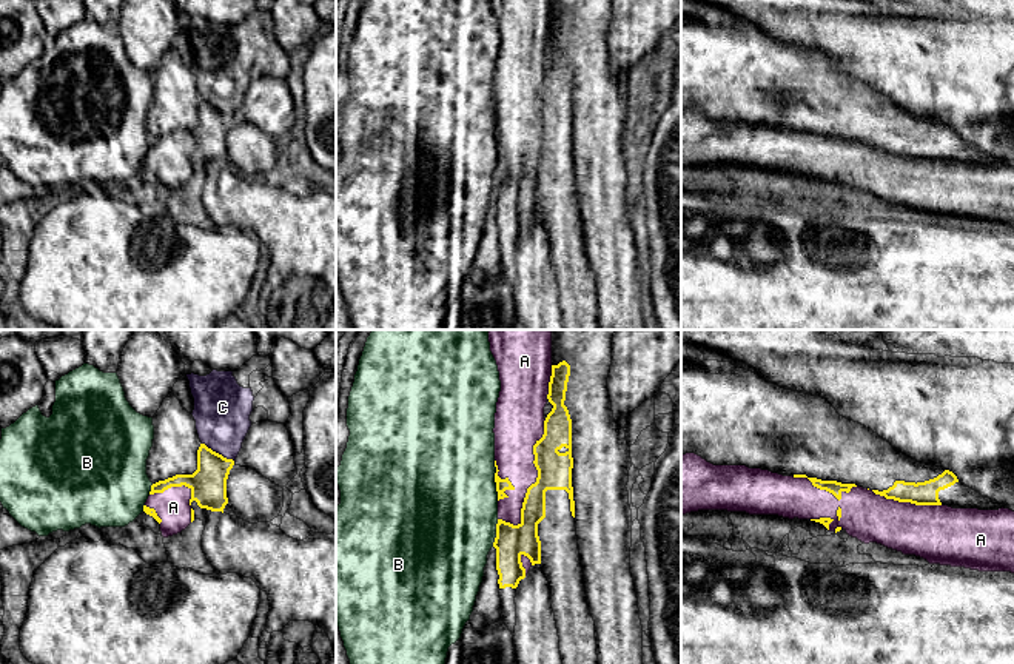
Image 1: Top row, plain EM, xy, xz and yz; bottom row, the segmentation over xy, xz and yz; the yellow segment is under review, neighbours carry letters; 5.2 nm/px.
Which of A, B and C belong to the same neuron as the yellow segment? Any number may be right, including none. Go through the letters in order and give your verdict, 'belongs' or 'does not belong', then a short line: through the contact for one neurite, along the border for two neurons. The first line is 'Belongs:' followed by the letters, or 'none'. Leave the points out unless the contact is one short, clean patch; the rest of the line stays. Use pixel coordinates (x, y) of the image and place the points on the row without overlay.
Belongs: none
A: does not belong
B: does not belong
C: does not belong

